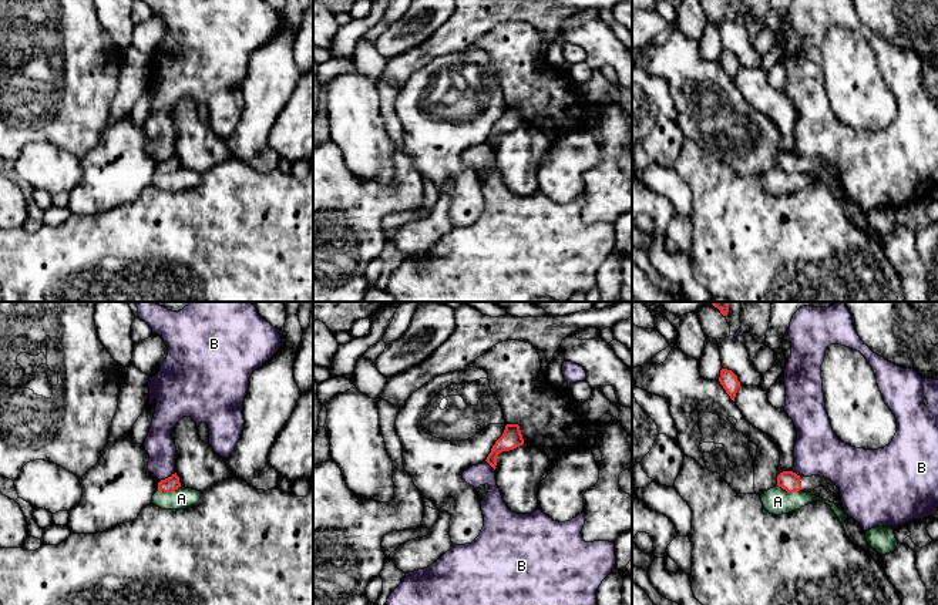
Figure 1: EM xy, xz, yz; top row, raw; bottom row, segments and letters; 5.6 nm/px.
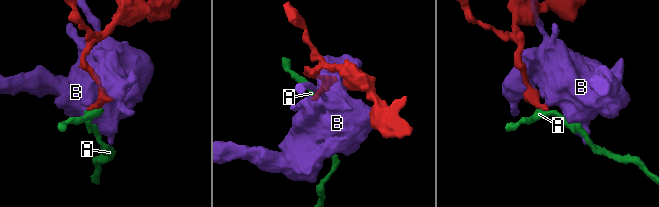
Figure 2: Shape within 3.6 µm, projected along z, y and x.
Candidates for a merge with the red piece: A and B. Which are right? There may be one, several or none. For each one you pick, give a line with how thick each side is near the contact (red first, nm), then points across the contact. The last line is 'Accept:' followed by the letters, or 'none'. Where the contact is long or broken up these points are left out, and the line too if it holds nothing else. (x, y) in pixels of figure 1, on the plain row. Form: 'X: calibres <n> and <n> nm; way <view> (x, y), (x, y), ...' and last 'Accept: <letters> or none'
Accept: none

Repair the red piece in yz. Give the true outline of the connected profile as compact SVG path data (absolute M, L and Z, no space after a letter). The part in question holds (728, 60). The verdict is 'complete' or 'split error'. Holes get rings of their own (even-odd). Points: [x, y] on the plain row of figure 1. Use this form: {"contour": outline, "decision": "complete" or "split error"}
{"contour": "M722 50L719 63L726 71L726 74L730 77L730 80L734 83L736 74L740 68L740 63L737 61L737 57L732 51Z", "decision": "complete"}

